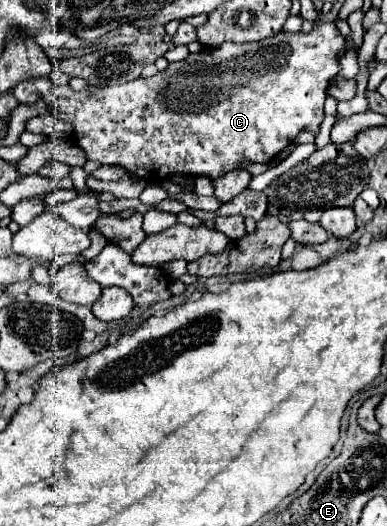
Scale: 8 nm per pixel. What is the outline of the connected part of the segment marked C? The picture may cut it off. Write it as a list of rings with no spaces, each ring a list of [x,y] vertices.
[[[320,23],[310,33],[278,33],[274,37],[266,37],[262,41],[254,43],[222,43],[214,49],[204,49],[200,53],[190,53],[184,61],[170,63],[164,71],[158,71],[152,77],[128,81],[124,85],[114,87],[92,87],[88,91],[74,91],[68,85],[54,87],[50,95],[42,97],[46,103],[54,103],[54,113],[58,119],[70,123],[74,127],[72,141],[84,149],[86,157],[90,161],[100,161],[102,165],[118,165],[124,167],[128,173],[134,173],[136,177],[144,181],[164,181],[166,177],[172,179],[174,175],[190,175],[190,177],[210,177],[216,179],[224,173],[236,171],[240,163],[268,163],[272,161],[280,151],[284,151],[290,143],[294,143],[296,135],[302,129],[318,133],[320,123],[324,119],[324,101],[326,101],[326,87],[330,79],[340,71],[340,63],[336,59],[338,51],[344,47],[344,37],[336,31],[334,23]]]

